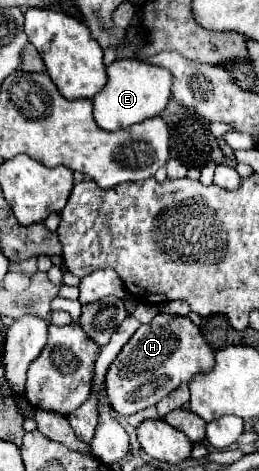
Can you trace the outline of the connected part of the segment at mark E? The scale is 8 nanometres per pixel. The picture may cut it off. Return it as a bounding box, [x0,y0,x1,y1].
[92,60,172,130]

